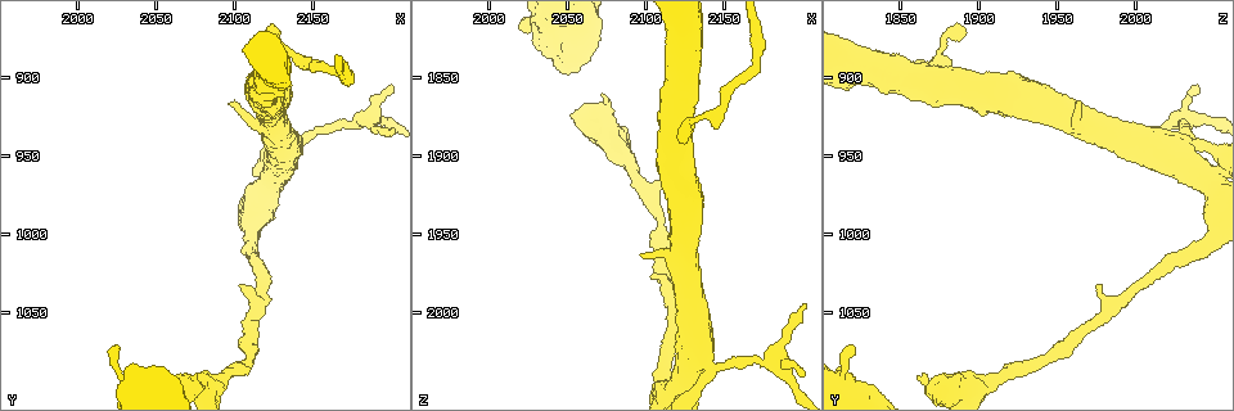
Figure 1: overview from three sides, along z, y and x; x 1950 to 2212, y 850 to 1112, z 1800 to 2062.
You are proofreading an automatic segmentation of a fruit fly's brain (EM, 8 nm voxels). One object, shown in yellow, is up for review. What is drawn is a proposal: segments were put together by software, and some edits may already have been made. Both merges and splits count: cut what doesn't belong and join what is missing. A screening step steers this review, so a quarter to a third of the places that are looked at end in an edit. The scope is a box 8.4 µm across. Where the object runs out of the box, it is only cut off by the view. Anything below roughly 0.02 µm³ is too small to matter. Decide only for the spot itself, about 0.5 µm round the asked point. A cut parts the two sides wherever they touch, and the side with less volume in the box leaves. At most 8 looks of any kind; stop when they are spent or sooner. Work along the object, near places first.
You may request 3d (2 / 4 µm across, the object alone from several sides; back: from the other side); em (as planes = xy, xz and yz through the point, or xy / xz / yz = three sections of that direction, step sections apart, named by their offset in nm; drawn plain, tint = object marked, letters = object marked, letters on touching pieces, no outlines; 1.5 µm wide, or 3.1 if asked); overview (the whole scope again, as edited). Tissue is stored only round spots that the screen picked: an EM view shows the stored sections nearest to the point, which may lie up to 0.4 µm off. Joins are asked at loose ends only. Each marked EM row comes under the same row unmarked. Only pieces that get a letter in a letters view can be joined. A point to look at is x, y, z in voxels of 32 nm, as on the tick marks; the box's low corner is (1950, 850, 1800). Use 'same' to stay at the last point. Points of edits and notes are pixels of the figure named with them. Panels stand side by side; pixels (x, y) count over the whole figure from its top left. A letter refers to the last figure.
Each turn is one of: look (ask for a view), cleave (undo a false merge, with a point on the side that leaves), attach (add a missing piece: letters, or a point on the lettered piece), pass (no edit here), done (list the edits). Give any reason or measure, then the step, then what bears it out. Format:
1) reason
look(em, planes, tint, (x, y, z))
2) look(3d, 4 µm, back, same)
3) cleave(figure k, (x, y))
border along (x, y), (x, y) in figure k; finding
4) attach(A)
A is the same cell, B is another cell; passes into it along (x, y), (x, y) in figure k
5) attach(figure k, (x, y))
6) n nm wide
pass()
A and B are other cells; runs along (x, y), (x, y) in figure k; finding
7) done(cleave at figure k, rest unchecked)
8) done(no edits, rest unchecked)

an open end
look(em, planes, letters, (2104, 1034, 1980))

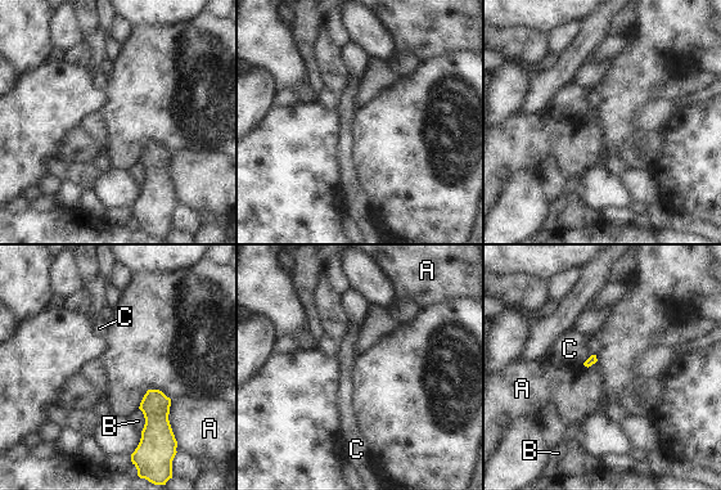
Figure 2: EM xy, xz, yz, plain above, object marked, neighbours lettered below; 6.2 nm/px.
pass()
A, B and C are other cells; border along (170, 400), (169, 423), (174, 434) in figure 2; no lettered piece goes on from it

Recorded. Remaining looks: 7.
two arms in line, one across
look(3d, 4 µm, (2136, 944, 2032))

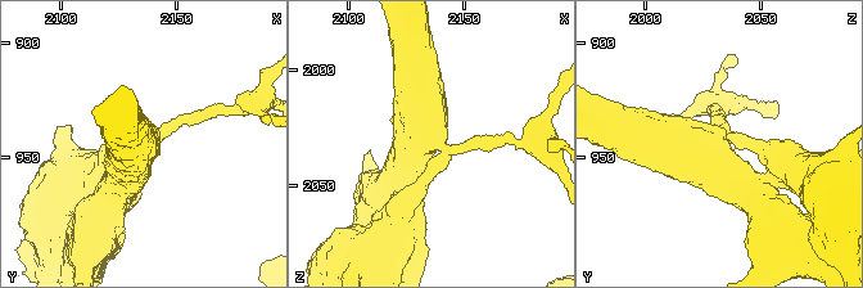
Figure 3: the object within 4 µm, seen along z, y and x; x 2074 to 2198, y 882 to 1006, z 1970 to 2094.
3 arms; arms of 180, 550, 600 nm
look(em, xz, step 8, tint, (2137, 942, 2031))

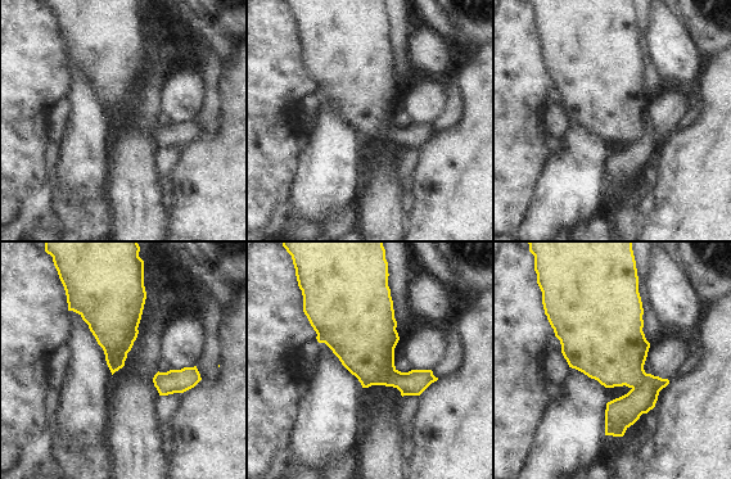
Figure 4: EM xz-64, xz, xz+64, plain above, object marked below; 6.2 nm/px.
look(em, planes, letters, same)

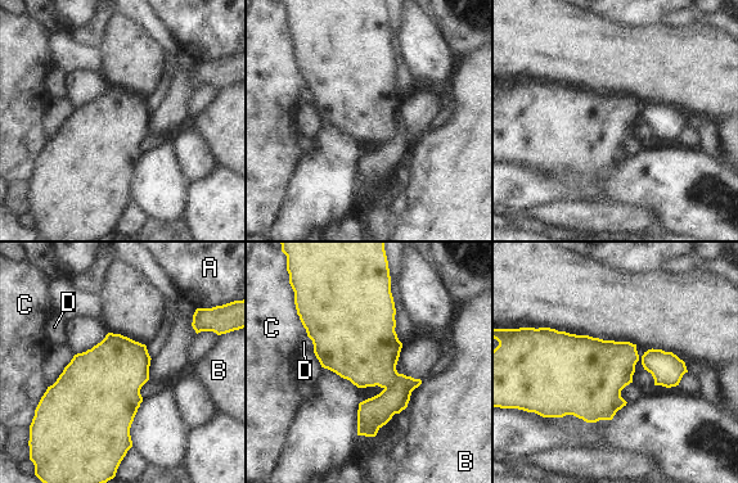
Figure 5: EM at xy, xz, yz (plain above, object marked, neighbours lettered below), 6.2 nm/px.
B touches over 190 nm
cleave(figure 5, (374, 412))
A, B, C and D are other cells; border along (399, 374), (385, 388) in figure 5; two neurons meet here

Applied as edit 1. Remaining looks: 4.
redraw
look(overview)

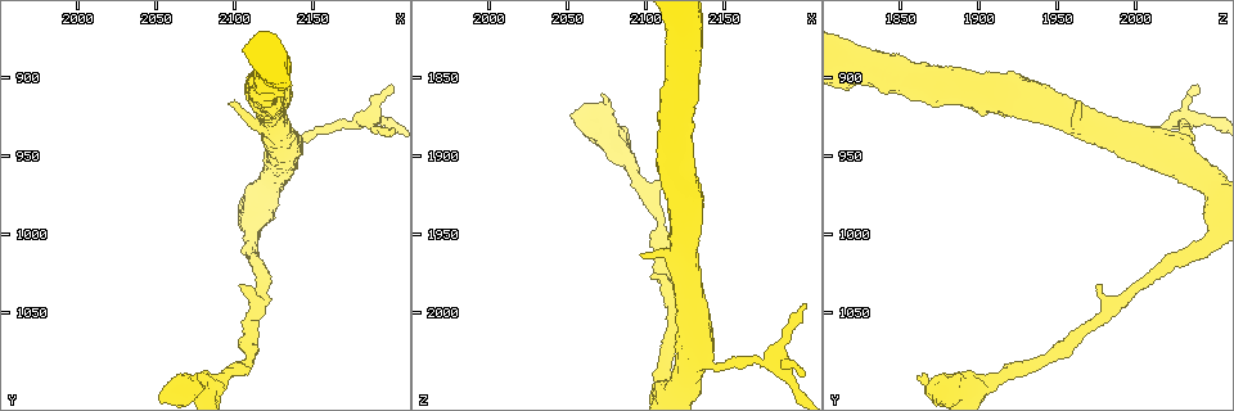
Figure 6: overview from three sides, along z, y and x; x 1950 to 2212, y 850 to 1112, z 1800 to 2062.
free end
look(em, yz, step 4, letters, (2098, 916, 1962))

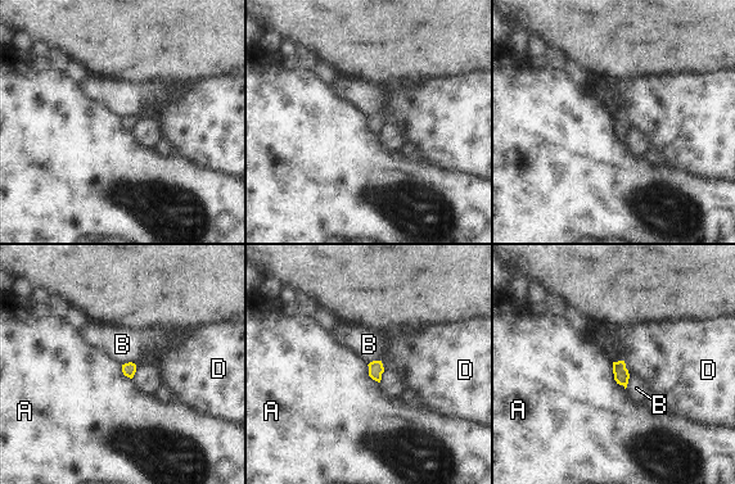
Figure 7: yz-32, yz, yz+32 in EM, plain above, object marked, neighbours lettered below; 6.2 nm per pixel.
look(em, planes, letters, same)

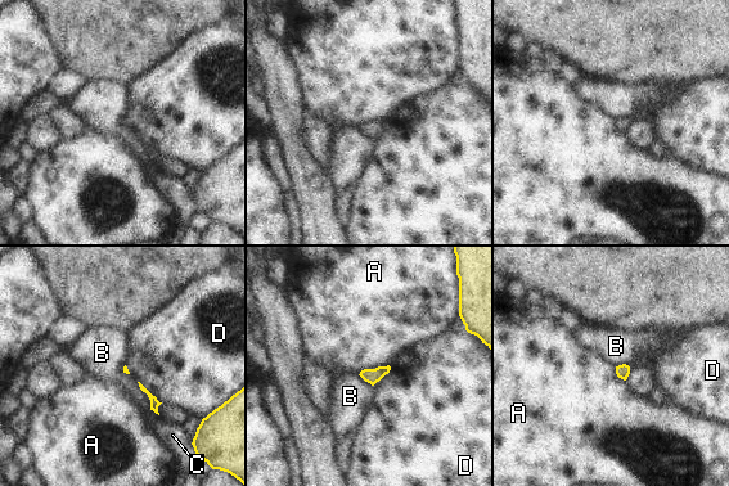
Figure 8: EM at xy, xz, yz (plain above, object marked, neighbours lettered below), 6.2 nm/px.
pass()
A, B, C and D are other cells; border along (136, 382), (147, 395), (151, 409) in figure 8; none of them fits

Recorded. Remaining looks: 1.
done(cleave at figure 5, rest unchecked)

